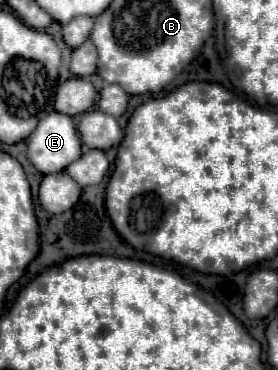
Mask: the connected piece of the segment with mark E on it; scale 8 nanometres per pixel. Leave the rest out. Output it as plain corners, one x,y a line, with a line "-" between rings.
57,111
41,119
27,139
27,157
43,175
65,171
69,163
81,157
81,139
73,119

